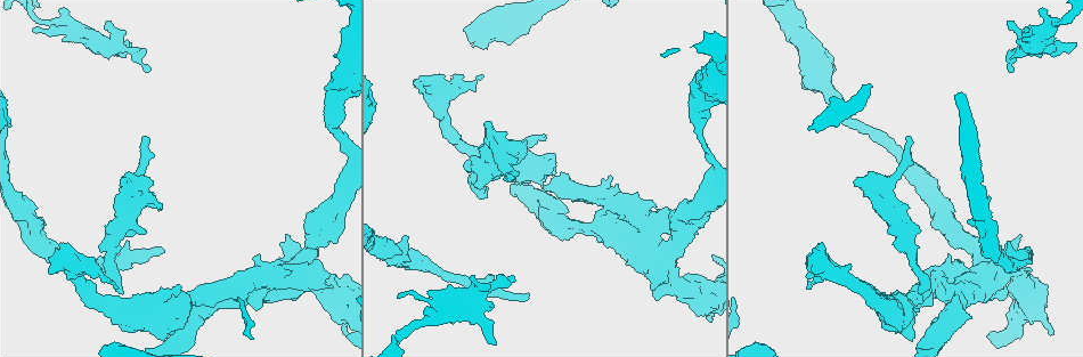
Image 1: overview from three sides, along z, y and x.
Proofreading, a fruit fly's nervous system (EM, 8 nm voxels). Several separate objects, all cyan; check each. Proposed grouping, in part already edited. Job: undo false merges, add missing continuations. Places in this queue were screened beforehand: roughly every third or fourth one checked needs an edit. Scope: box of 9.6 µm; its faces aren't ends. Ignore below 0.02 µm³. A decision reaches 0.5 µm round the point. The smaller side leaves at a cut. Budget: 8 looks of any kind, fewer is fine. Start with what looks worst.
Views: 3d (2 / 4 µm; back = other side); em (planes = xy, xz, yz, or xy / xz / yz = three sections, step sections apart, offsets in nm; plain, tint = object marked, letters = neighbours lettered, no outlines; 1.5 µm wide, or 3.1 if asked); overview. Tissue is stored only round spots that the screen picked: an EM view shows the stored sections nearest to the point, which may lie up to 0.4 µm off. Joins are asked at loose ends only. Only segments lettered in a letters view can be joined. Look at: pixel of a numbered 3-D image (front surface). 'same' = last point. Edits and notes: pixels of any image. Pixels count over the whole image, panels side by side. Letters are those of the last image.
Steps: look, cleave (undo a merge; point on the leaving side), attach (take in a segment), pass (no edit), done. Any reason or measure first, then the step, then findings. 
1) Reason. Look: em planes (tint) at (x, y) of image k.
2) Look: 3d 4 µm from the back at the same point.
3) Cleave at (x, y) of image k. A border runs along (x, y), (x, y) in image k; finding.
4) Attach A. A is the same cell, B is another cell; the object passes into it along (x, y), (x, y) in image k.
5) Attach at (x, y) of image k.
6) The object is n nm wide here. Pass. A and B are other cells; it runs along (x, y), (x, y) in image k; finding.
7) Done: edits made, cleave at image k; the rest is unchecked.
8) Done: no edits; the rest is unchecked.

Free end. Look: em 3.1 µm planes (letters) at (1029, 249) of image 1.

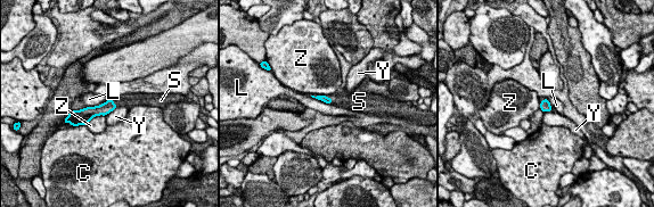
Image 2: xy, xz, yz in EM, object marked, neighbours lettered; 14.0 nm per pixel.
Attach S. S is the same cell, C, L, Y and Z are other cells; the object passes into it along (105, 108), (114, 104), (129, 100) in image 2; the neuron continues.

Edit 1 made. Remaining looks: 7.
See it whole again. Look: overview.

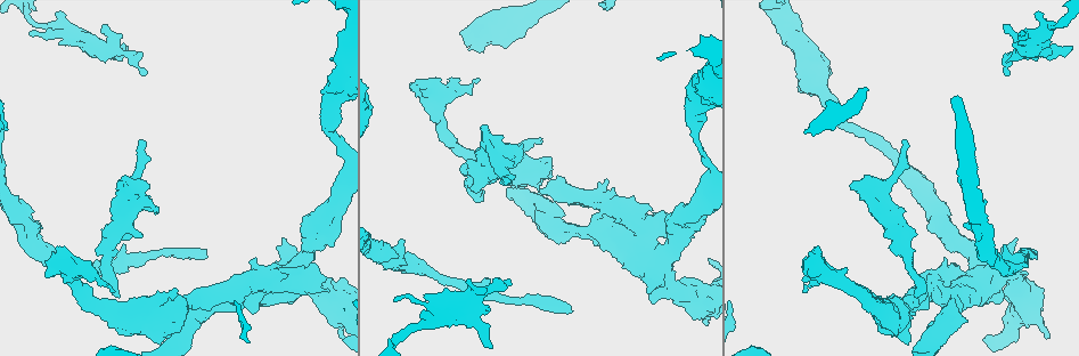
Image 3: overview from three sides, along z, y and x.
Branch stops here. Look: 3d 4 µm at (488, 126) of image 3.

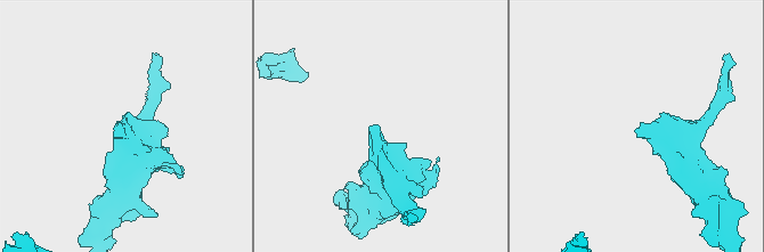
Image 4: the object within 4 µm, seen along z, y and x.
Look: em planes (letters) at (124, 128) of image 4.

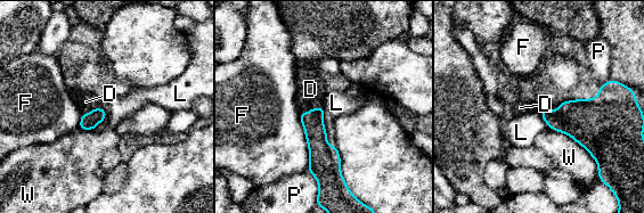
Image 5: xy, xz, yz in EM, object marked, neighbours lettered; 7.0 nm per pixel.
Attach D. D is the same cell, F, L, P and W are other cells; the object passes into it along (89, 121), (91, 109), (86, 101) in image 5; the neuron continues.

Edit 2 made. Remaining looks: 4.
Look: overview.

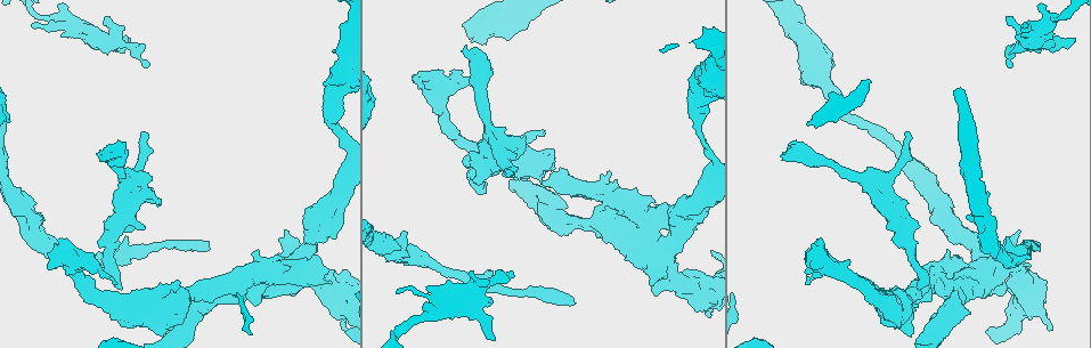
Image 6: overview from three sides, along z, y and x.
End of a long branch. Look: em yz step 4 (letters) at (100, 161) of image 6.

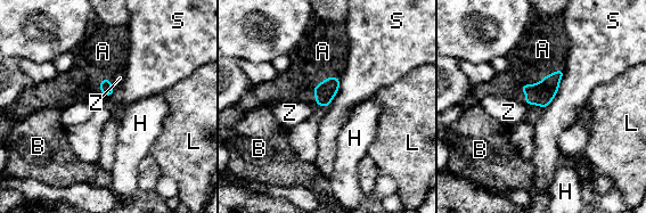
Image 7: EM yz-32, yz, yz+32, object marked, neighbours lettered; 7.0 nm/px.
Another direction. Look: em planes (letters) at the same point.

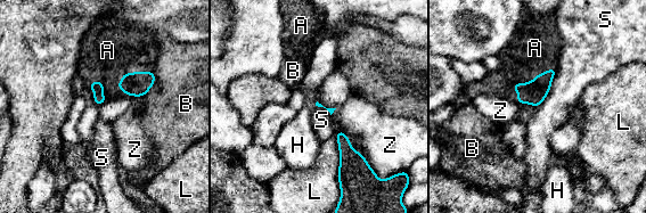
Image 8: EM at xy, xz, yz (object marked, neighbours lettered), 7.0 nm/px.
Attach A. A is the same cell, B, H, L, S and Z are other cells; the object passes into it along (533, 92), (525, 83), (534, 49) in image 8; the neuron continues.

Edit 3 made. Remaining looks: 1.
Branch stops here. Look: em planes (letters) at (335, 239) of image 6.

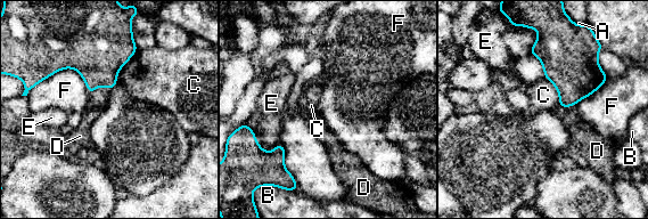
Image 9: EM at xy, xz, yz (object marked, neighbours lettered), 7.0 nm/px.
Pass. A, B, C, D, E and F are other cells; a border runs along (34, 87), (74, 69), (89, 94) in image 9; no lettered segment goes on from it.

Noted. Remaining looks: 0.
Done: edits made, attach at image 2, attach at image 5, attach at image 8; the rest is unchecked.

